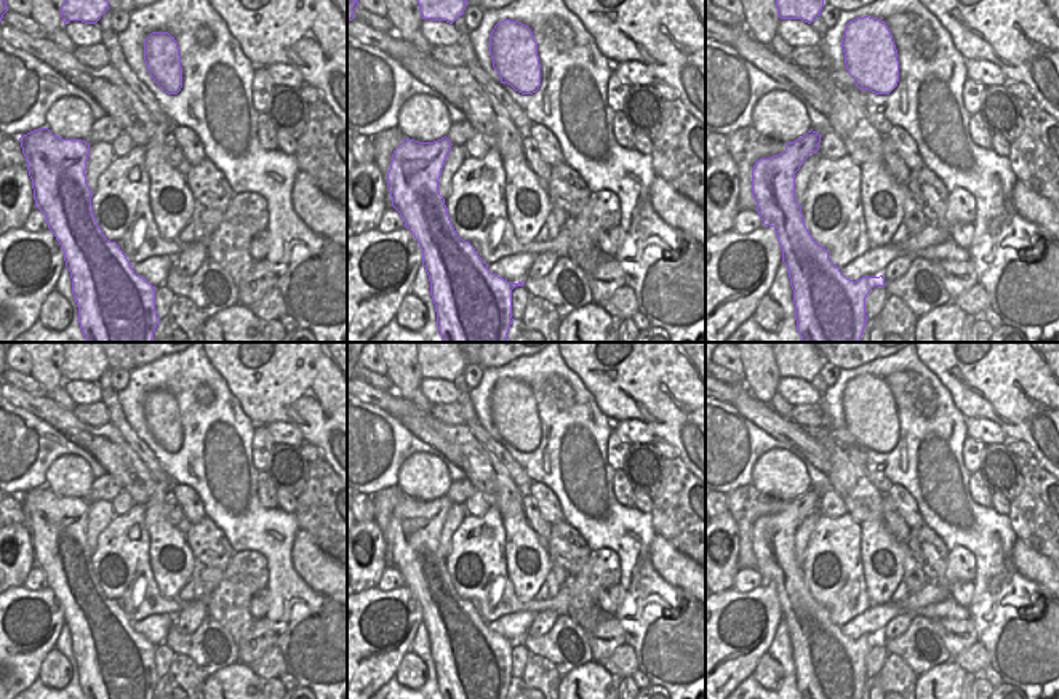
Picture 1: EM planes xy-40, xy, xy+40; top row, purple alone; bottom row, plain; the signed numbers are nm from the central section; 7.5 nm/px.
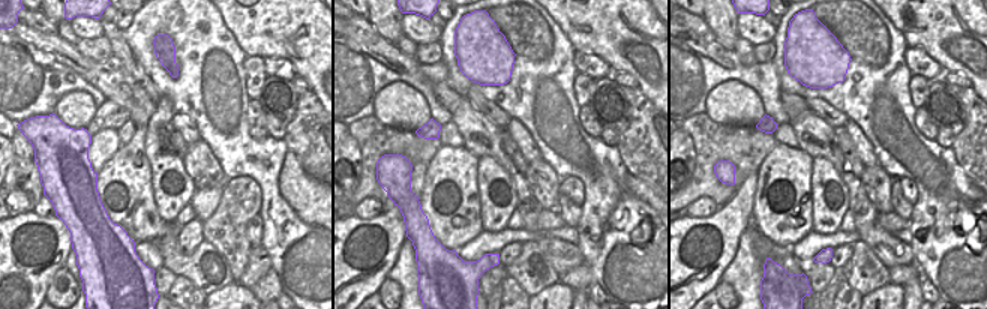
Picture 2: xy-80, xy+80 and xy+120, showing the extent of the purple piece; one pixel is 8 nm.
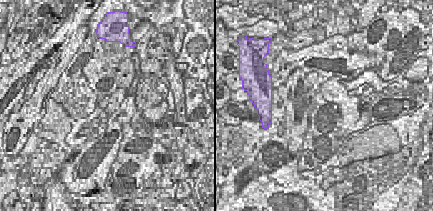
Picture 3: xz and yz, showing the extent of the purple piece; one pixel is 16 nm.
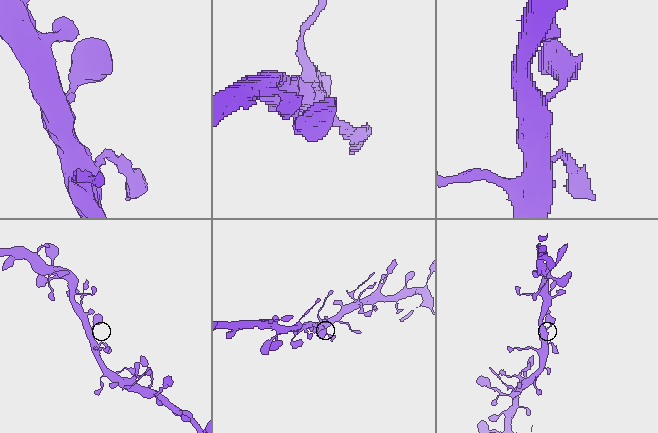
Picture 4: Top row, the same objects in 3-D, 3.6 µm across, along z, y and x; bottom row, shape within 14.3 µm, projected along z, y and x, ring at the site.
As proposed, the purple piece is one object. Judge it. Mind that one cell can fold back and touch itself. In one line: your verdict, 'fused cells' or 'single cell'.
single cell

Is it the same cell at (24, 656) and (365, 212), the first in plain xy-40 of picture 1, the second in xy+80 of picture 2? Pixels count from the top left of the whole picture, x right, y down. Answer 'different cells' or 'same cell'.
different cells

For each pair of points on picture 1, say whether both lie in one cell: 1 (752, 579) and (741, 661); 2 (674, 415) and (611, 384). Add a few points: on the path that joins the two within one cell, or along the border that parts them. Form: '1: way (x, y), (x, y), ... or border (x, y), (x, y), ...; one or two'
1: border (763, 583), (746, 592), (733, 589); two
2: way (658, 399), (643, 384), (627, 384); one

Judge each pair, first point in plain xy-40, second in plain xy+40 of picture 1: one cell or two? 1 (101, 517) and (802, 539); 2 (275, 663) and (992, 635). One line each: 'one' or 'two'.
1: one
2: two

